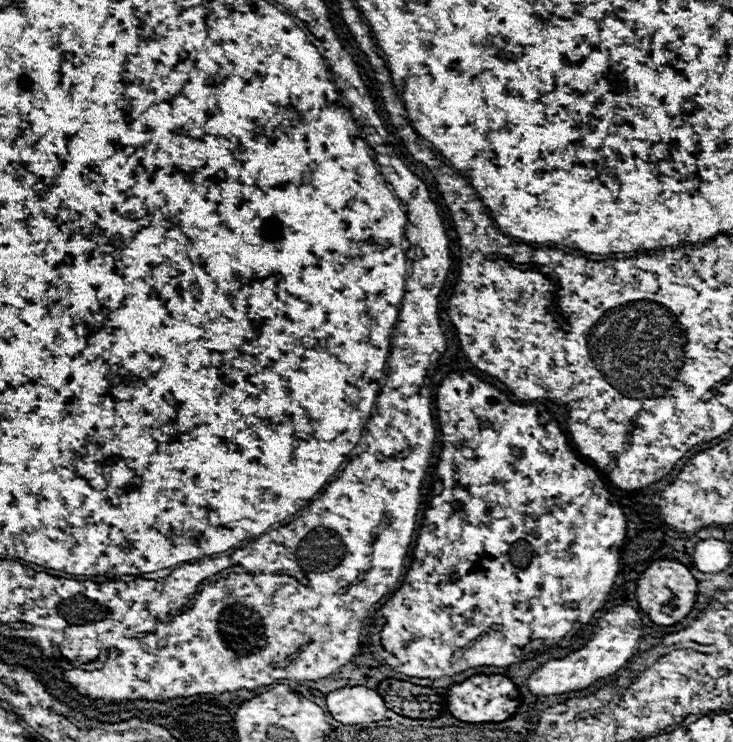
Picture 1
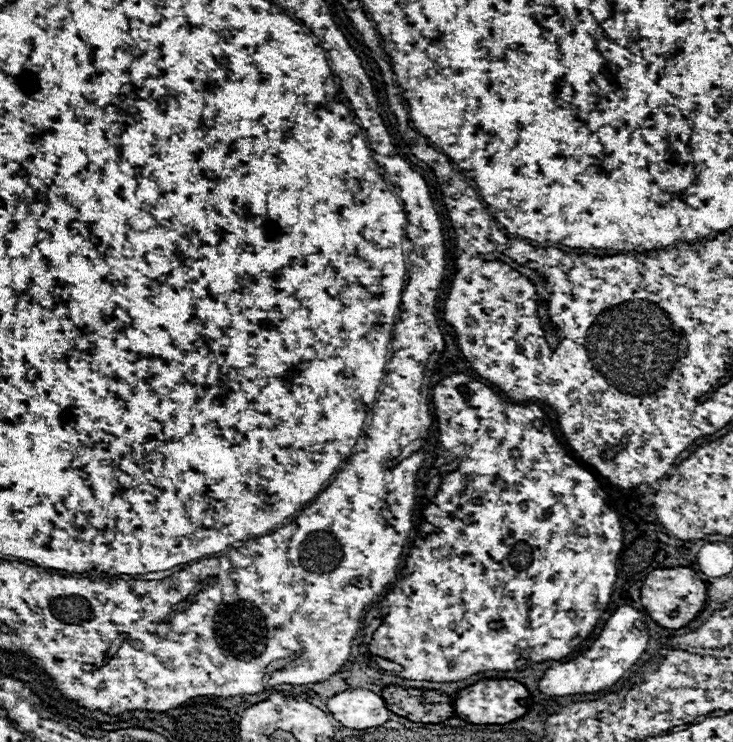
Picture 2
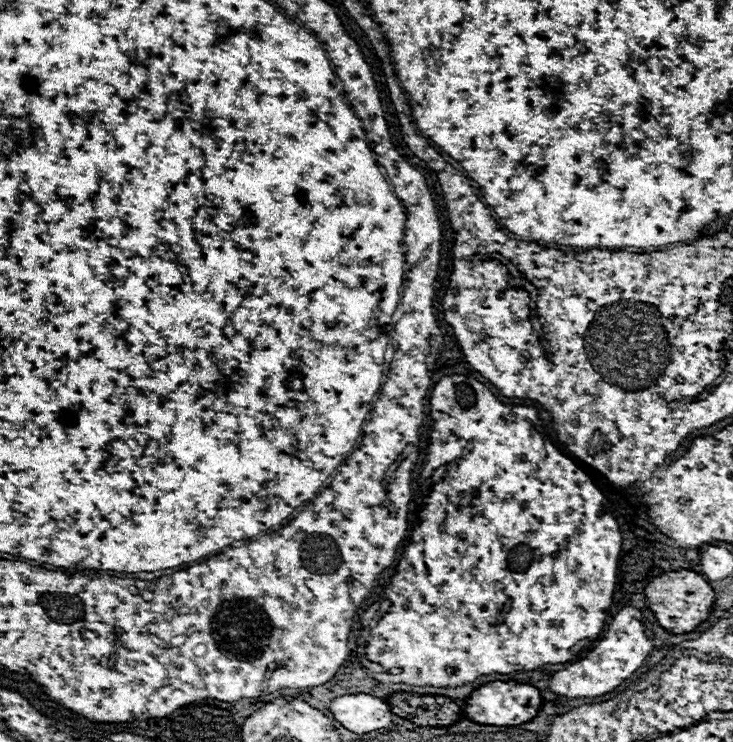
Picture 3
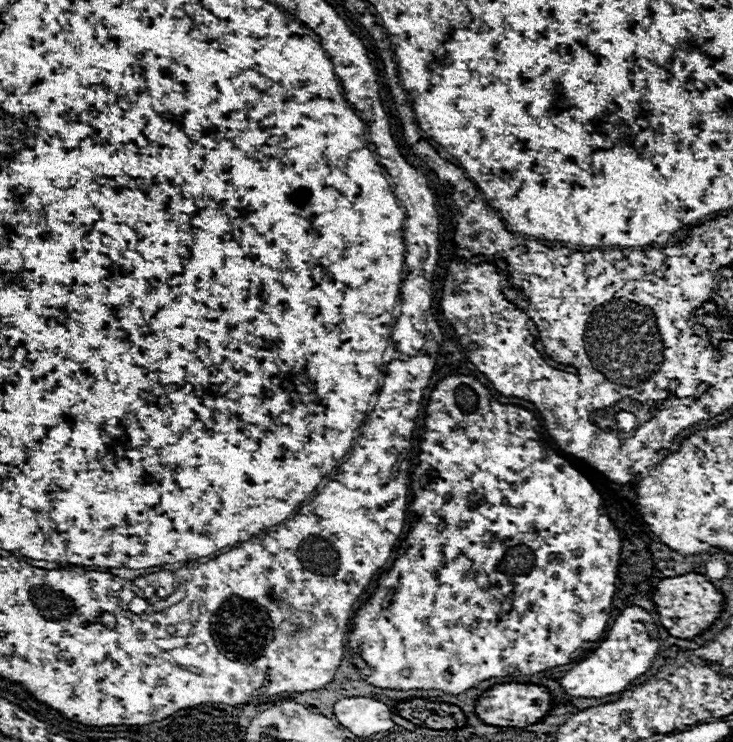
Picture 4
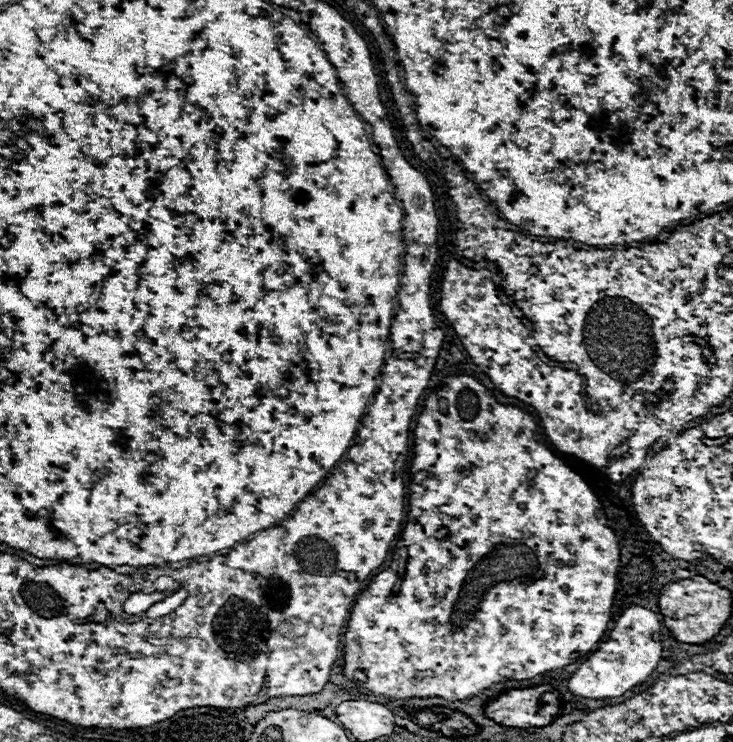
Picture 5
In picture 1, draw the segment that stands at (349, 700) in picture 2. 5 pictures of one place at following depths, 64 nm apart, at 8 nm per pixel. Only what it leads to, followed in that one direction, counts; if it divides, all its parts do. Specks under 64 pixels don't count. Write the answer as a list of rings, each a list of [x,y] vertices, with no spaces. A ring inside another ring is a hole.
[[[346,686],[326,696],[326,712],[342,724],[368,724],[384,718],[386,704],[366,686]]]

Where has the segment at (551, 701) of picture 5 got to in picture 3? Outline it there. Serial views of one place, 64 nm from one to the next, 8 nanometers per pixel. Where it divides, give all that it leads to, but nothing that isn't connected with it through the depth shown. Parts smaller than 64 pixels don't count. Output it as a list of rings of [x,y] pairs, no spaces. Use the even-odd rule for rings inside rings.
[[[488,682],[480,688],[472,690],[470,696],[462,704],[462,712],[468,720],[478,724],[490,724],[490,726],[516,726],[532,720],[540,708],[542,700],[534,686],[530,684],[518,684],[518,682]]]

